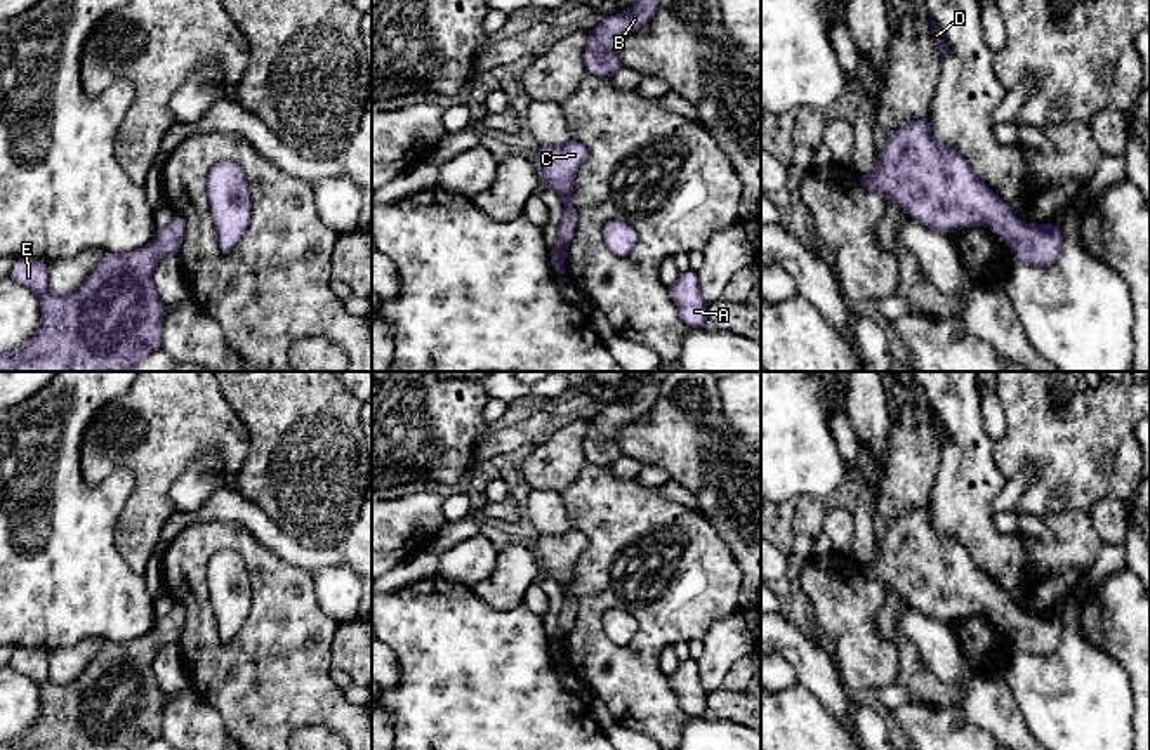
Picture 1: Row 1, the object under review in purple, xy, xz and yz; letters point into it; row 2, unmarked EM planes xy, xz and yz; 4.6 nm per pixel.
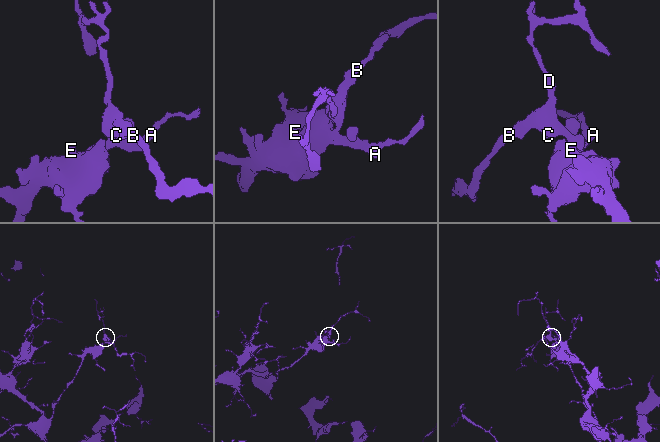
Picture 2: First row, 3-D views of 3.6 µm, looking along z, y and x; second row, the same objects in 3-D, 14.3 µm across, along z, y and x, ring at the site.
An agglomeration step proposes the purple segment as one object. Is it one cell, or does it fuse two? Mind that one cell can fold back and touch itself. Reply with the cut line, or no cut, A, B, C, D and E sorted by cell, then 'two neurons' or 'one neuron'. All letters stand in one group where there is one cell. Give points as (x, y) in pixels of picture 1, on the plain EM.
no cut; A B C D E; one neuron

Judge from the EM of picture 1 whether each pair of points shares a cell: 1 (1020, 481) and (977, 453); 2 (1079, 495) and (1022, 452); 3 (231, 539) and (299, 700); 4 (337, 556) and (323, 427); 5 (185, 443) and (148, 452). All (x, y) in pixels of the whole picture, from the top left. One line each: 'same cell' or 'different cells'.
1: different cells
2: same cell
3: same cell
4: different cells
5: same cell

